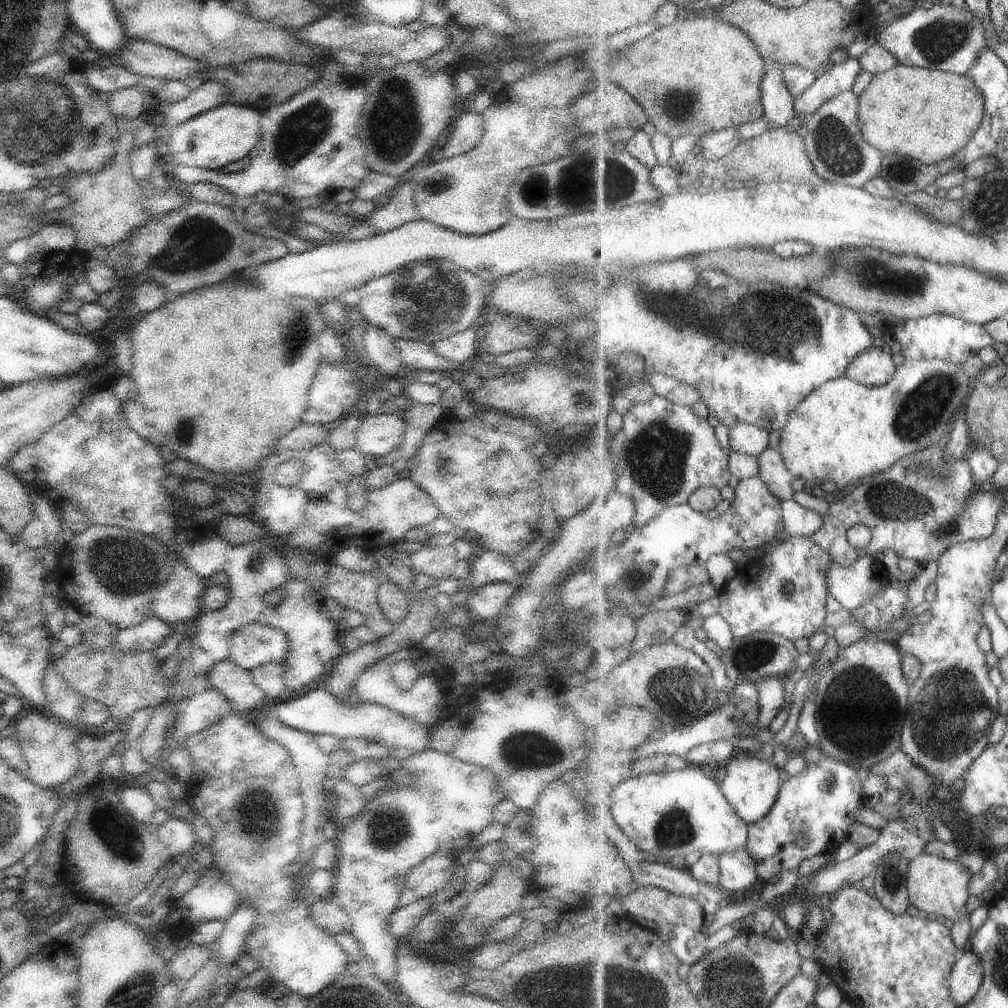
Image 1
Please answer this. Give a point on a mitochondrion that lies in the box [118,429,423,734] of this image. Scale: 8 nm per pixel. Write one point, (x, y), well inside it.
(304, 523)

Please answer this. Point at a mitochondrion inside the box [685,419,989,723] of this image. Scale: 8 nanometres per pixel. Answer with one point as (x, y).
(890, 500)

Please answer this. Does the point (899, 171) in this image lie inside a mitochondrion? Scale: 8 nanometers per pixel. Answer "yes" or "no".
yes

